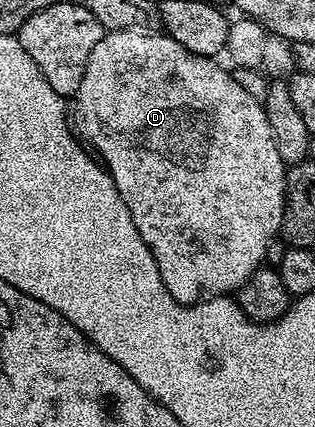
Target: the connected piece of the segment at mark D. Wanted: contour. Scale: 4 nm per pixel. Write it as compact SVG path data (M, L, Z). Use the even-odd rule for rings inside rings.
M135 29L110 31L105 33L102 41L98 41L98 45L94 45L86 61L82 85L74 96L76 115L80 118L79 134L89 144L92 142L96 146L95 154L112 176L122 201L126 201L126 209L130 209L130 217L134 217L134 225L138 233L142 233L142 241L146 241L158 265L162 281L176 303L199 303L200 300L213 295L231 296L239 291L241 285L264 263L266 245L270 245L270 241L281 234L280 226L284 220L286 164L282 157L278 157L278 145L274 145L274 133L270 133L270 121L266 121L263 102L250 97L250 93L246 93L242 85L238 85L235 74L231 70L228 72L226 68L219 67L216 62L215 58L195 55L190 53L190 49L182 49L182 45L178 45L178 41L174 41L167 33Z

